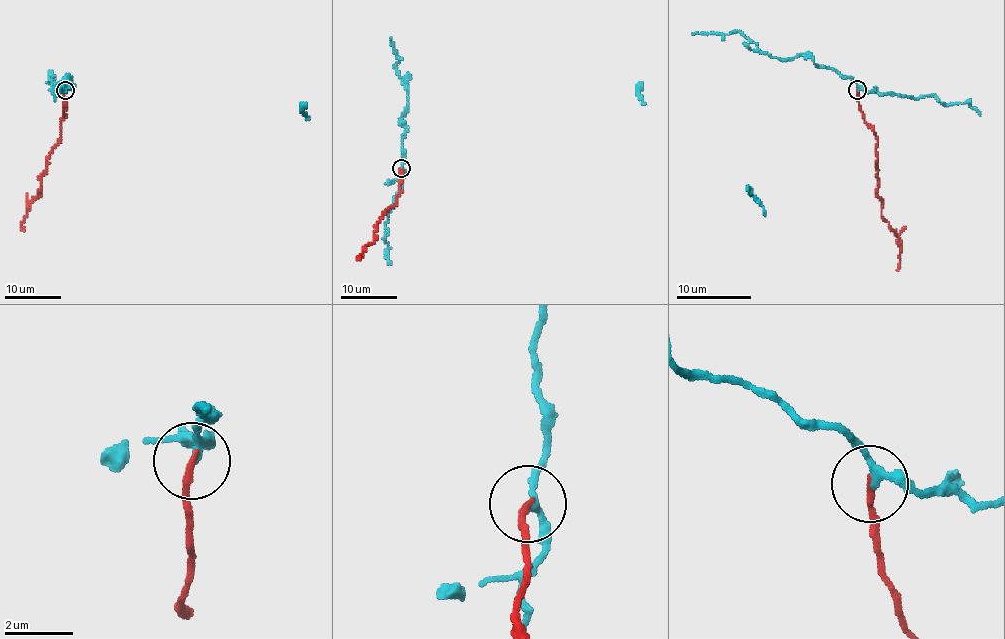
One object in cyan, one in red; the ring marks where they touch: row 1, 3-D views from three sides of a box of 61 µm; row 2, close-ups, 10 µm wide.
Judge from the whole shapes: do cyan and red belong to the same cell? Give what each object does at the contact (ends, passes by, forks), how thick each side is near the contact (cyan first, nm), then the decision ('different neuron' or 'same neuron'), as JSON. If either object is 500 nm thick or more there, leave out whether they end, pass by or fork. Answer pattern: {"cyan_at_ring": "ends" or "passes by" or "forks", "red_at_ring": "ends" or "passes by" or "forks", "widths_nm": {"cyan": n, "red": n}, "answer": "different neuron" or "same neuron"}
{"cyan_at_ring": "passes by", "red_at_ring": "ends", "widths_nm": {"cyan": 190, "red": 190}, "answer": "different neuron"}

